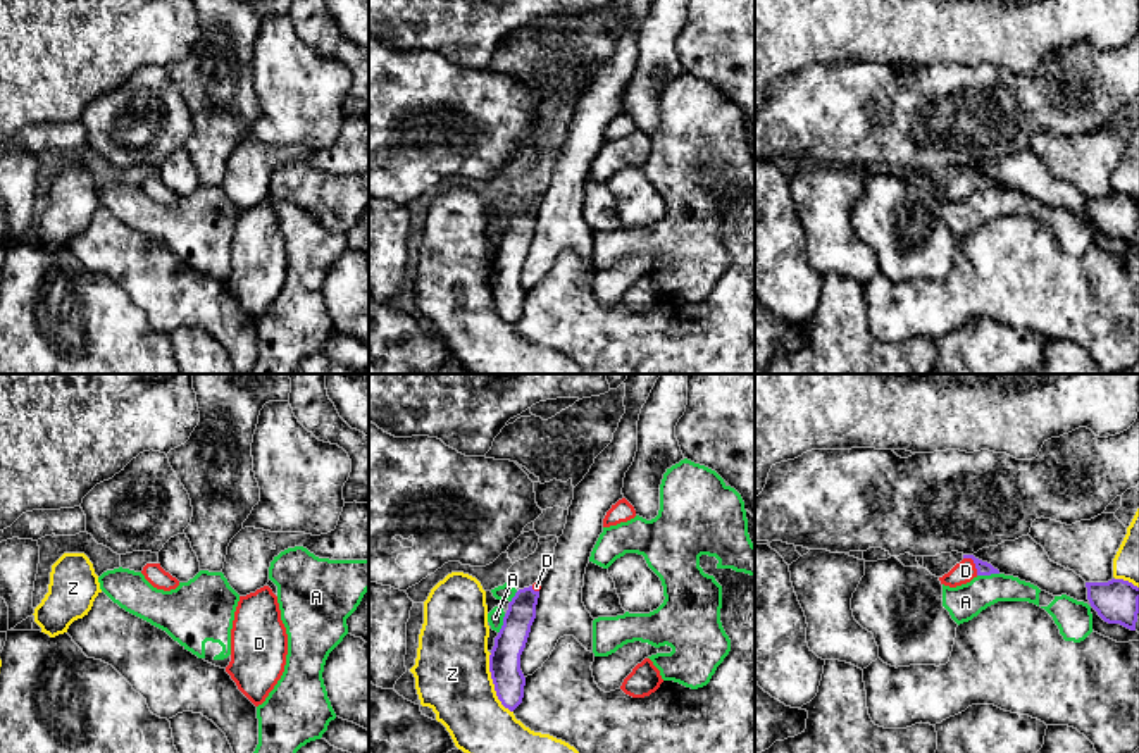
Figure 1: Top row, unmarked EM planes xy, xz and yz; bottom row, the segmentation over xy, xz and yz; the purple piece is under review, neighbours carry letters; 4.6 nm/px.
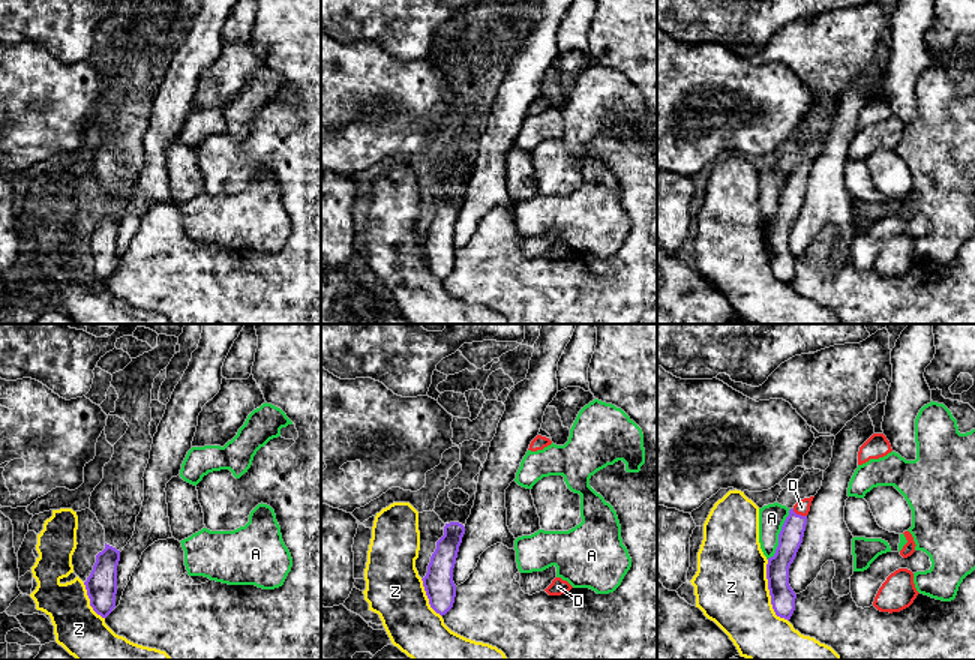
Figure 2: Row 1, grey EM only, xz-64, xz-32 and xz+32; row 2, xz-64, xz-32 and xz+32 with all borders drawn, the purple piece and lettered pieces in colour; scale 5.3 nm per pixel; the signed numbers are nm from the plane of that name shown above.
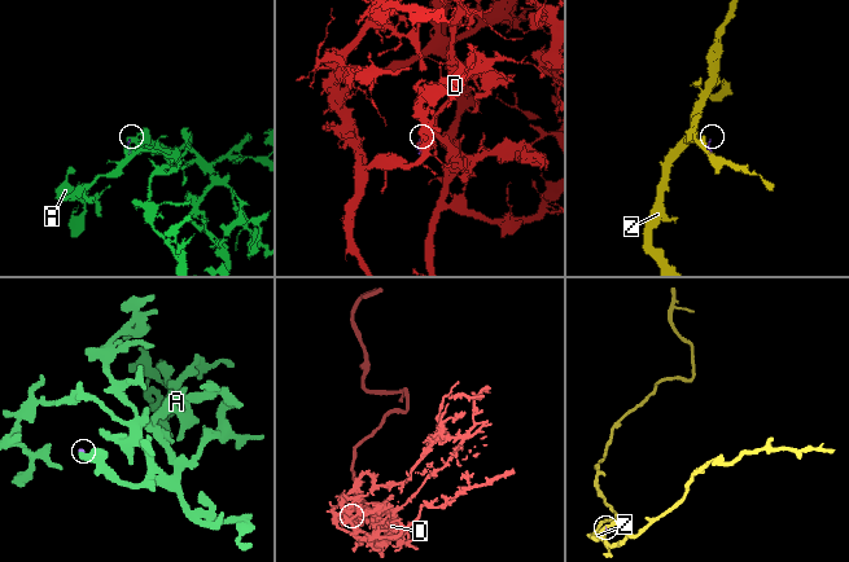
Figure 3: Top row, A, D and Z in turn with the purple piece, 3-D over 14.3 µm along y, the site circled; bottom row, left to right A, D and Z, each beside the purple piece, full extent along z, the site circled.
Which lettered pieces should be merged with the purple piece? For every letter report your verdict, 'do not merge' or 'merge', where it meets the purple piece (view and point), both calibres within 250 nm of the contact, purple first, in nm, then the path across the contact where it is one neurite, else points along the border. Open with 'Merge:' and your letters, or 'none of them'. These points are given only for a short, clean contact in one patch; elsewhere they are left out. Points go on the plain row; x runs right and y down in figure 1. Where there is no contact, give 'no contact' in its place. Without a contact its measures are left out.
Merge: D
A: do not merge; meets purple in yz at (988, 188); 60 nm thick on the purple side, 160 nm on the other
D: merge; meets purple in yz at (974, 176); 60 nm thick on the purple side, 100 nm on the other; runs through yz (983, 181), (974, 176), (965, 185)
Z: do not merge; meets purple in xz at (493, 297); 150 nm thick on the purple side, 360 nm on the other

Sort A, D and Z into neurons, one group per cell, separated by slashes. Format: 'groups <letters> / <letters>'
groups A / D / Z

